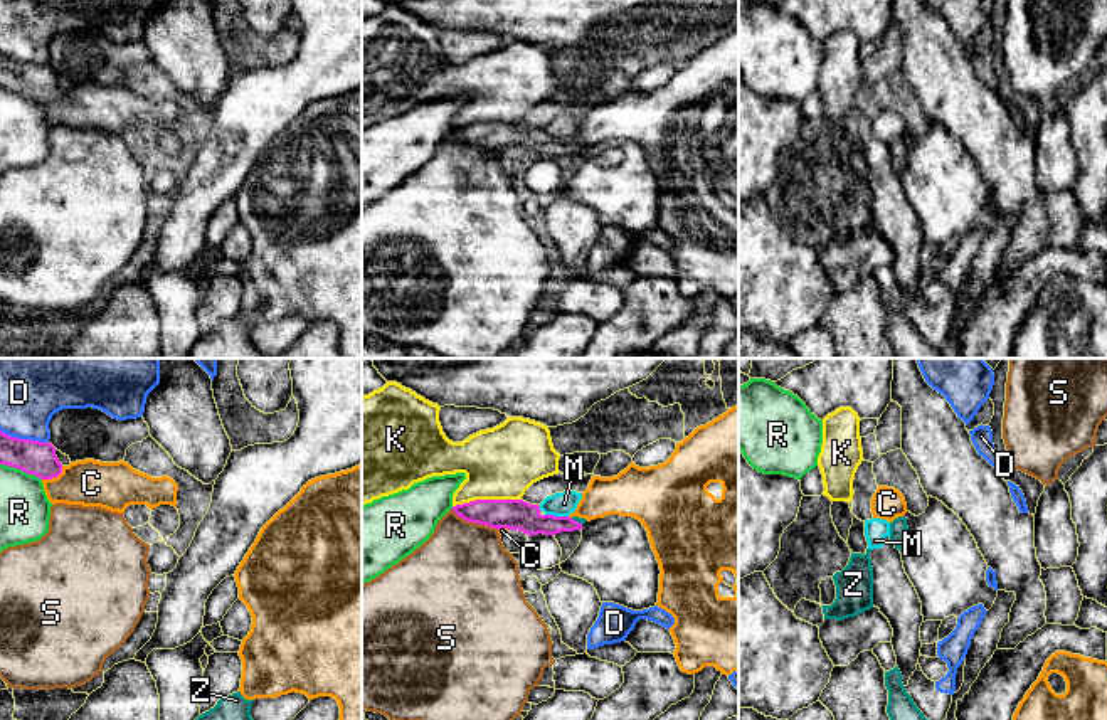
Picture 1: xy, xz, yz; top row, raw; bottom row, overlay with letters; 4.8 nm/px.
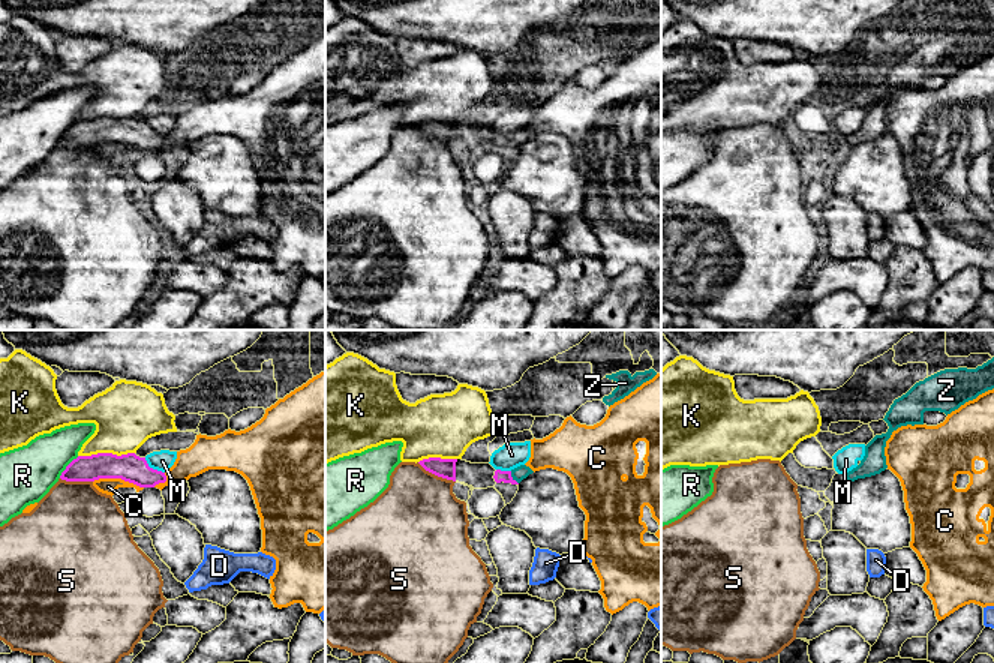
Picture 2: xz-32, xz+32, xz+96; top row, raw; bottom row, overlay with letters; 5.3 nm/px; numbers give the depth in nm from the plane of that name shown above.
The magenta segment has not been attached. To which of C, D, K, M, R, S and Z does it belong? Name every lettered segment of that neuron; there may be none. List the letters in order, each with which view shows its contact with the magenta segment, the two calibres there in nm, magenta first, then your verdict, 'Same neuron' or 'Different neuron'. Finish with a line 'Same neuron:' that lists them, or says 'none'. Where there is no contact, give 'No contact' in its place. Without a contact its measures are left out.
C: Touches magenta in xy. Thickness 160 nm (magenta) against 220 nm. Different neuron
D: Touches magenta in xy. Thickness 160 nm (magenta) against 260 nm. Different neuron
K: Touches magenta in xz. Thickness 140 nm (magenta) against 340 nm. Different neuron
M: Touches magenta in xz. Thickness 140 nm (magenta) against 110 nm. Different neuron
R: Touches magenta in xy. Thickness 160 nm (magenta) against 240 nm. Different neuron
S: Touches magenta in xz. Thickness 140 nm (magenta) against 460 nm. Different neuron
Z: Touches magenta in xz. Thickness 140 nm (magenta) against 30 nm. Same neuron
Same neuron: Z

